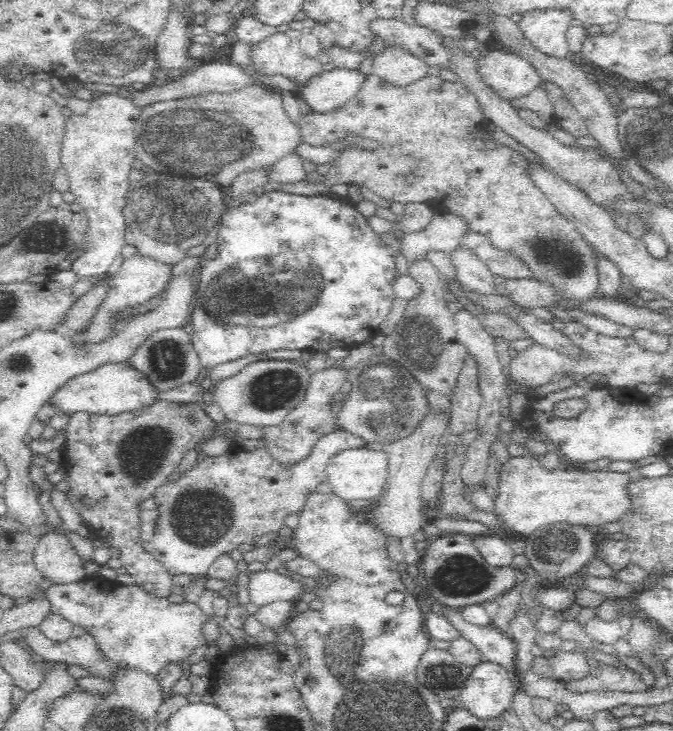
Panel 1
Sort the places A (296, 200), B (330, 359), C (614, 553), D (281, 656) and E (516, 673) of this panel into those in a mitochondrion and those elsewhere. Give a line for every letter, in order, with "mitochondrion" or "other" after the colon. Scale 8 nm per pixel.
A: other
B: other
C: other
D: other
E: other

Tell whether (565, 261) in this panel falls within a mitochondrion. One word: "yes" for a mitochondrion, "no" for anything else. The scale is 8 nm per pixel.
yes

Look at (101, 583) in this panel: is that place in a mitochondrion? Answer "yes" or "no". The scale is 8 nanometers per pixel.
no

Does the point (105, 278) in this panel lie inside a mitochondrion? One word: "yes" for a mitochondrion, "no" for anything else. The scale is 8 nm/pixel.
no

